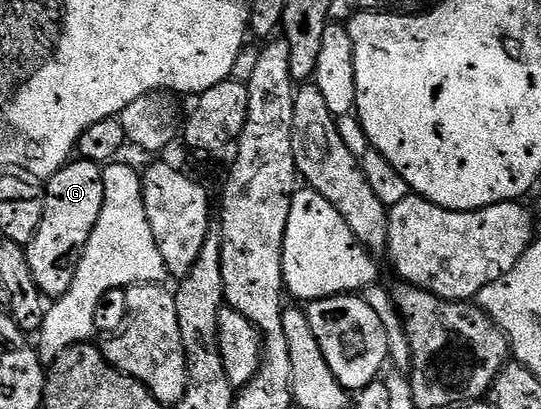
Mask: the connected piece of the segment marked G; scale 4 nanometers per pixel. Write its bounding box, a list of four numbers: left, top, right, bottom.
[25,158,104,298]

